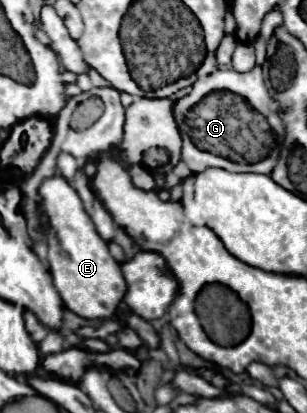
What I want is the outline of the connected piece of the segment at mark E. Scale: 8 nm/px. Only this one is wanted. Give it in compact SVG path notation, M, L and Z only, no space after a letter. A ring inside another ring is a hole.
M51 177L41 183L39 203L49 219L49 267L53 269L55 287L65 307L83 319L109 319L117 311L127 283L121 265L111 257L107 243L97 235L93 221L85 215L79 195L69 187L63 177Z

